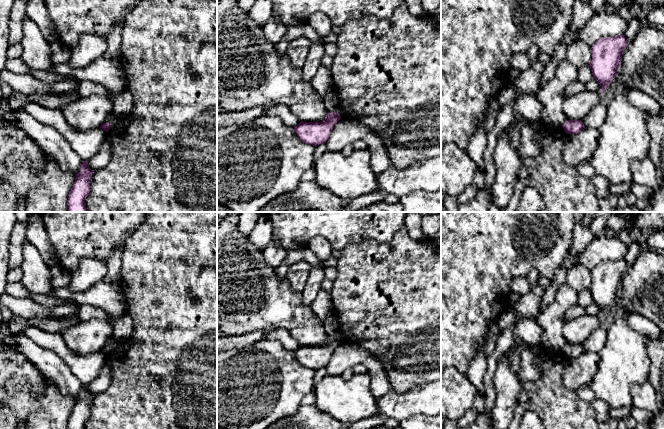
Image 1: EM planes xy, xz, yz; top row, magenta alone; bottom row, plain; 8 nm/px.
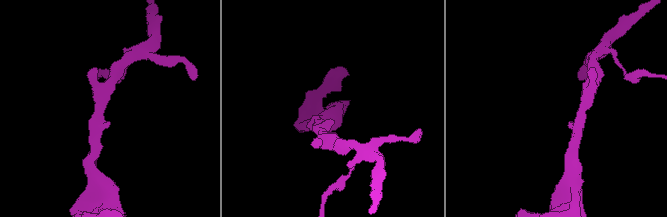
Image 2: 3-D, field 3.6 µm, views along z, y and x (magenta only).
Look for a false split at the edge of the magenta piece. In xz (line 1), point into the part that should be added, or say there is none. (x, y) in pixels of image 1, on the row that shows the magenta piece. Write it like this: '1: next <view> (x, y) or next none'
1: next none

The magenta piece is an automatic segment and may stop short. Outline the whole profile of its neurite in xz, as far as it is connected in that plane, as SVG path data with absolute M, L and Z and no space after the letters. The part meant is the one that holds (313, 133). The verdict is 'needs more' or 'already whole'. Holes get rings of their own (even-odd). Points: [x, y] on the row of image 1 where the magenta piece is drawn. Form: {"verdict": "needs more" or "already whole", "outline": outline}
{"verdict": "already whole", "outline": "M328 112L326 119L321 122L300 122L294 130L300 140L306 144L318 146L325 144L335 126L341 119L338 112Z"}

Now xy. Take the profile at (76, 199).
{"verdict": "already whole", "outline": "M88 161L82 162L81 169L76 174L74 185L68 195L68 212L89 212L85 199L90 193L90 181L94 172L95 170L89 168Z"}

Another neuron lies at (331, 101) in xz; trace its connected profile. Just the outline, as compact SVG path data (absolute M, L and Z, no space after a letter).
M334 90L324 96L324 105L328 112L340 112L339 99Z

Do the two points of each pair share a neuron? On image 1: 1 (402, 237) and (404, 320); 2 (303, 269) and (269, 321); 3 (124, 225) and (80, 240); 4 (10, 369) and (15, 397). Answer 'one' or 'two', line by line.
1: one
2: two
3: one
4: one

